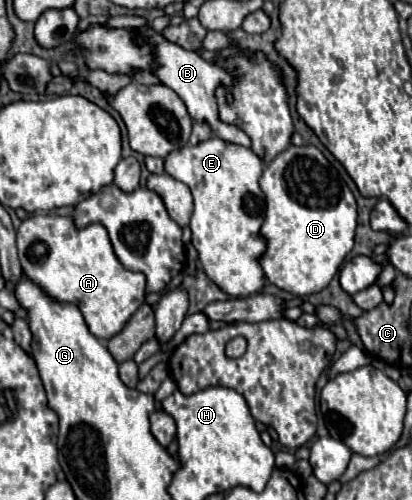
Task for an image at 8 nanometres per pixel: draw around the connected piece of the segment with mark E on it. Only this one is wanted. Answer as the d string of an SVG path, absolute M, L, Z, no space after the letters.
M211 137L201 141L199 145L185 145L181 149L171 151L165 157L165 173L185 183L191 189L195 211L191 217L191 243L199 253L199 261L203 265L205 275L217 283L227 295L247 297L251 293L261 291L263 287L263 269L257 257L265 251L263 237L259 235L261 223L265 219L265 195L259 187L259 177L263 173L263 161L251 151L235 143L227 143L219 137Z

